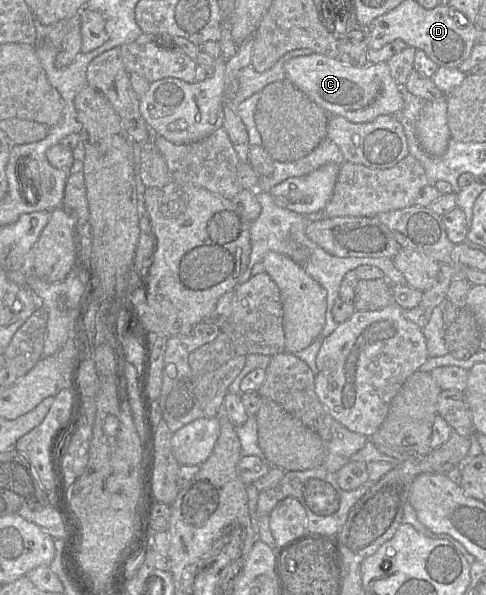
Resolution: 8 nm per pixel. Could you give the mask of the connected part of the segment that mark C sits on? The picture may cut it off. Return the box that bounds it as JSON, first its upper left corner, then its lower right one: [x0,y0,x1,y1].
[284,53,403,123]

